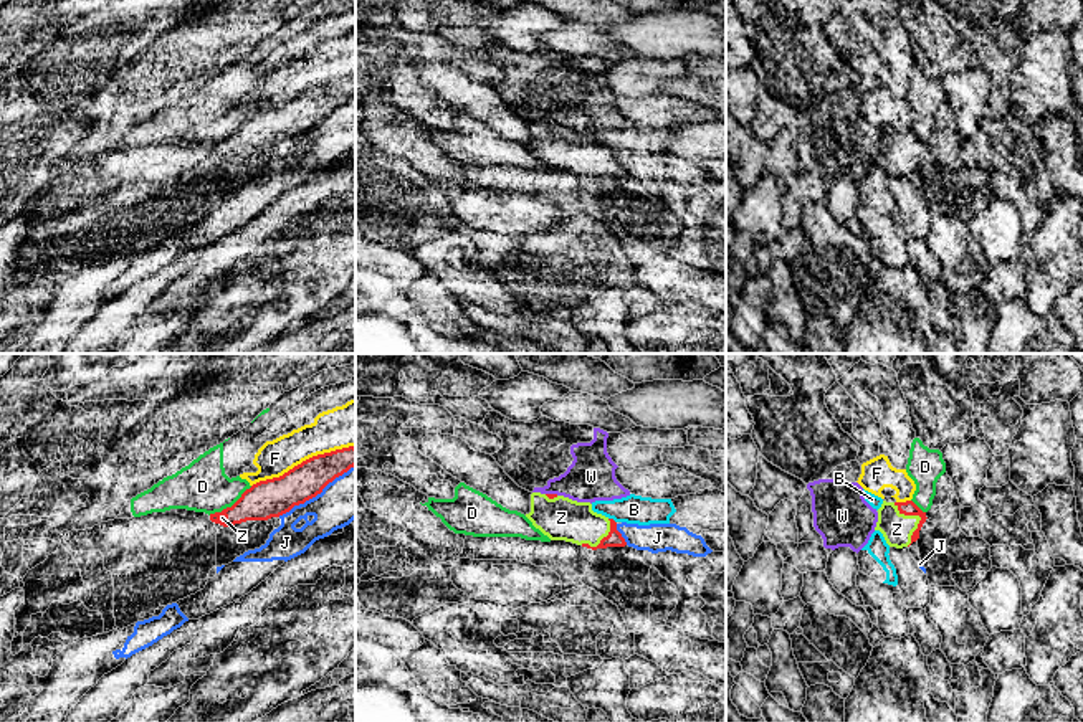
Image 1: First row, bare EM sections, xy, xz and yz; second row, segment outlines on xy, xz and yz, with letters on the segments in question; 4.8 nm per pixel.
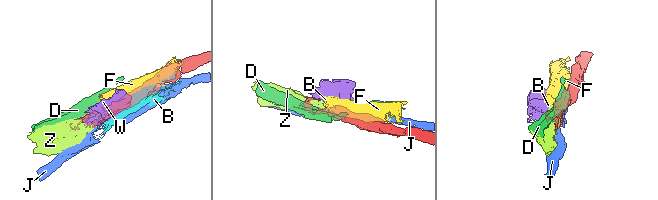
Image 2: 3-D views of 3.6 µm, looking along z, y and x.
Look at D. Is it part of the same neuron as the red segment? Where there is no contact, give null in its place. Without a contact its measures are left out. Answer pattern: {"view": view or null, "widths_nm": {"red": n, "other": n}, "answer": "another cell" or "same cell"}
{"view": "xy", "widths_nm": {"red": 190, "other": 260}, "answer": "another cell"}

